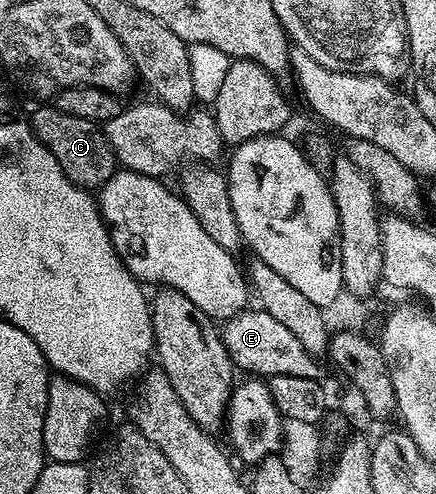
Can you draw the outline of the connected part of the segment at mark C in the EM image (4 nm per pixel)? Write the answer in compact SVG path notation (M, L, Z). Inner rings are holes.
M41 104L31 114L33 134L45 145L47 152L59 160L59 168L67 176L67 180L76 186L83 186L93 192L104 186L111 176L117 173L119 165L112 152L111 144L105 138L105 131L98 123L83 120L83 116L67 116L67 112L59 112L56 105Z

